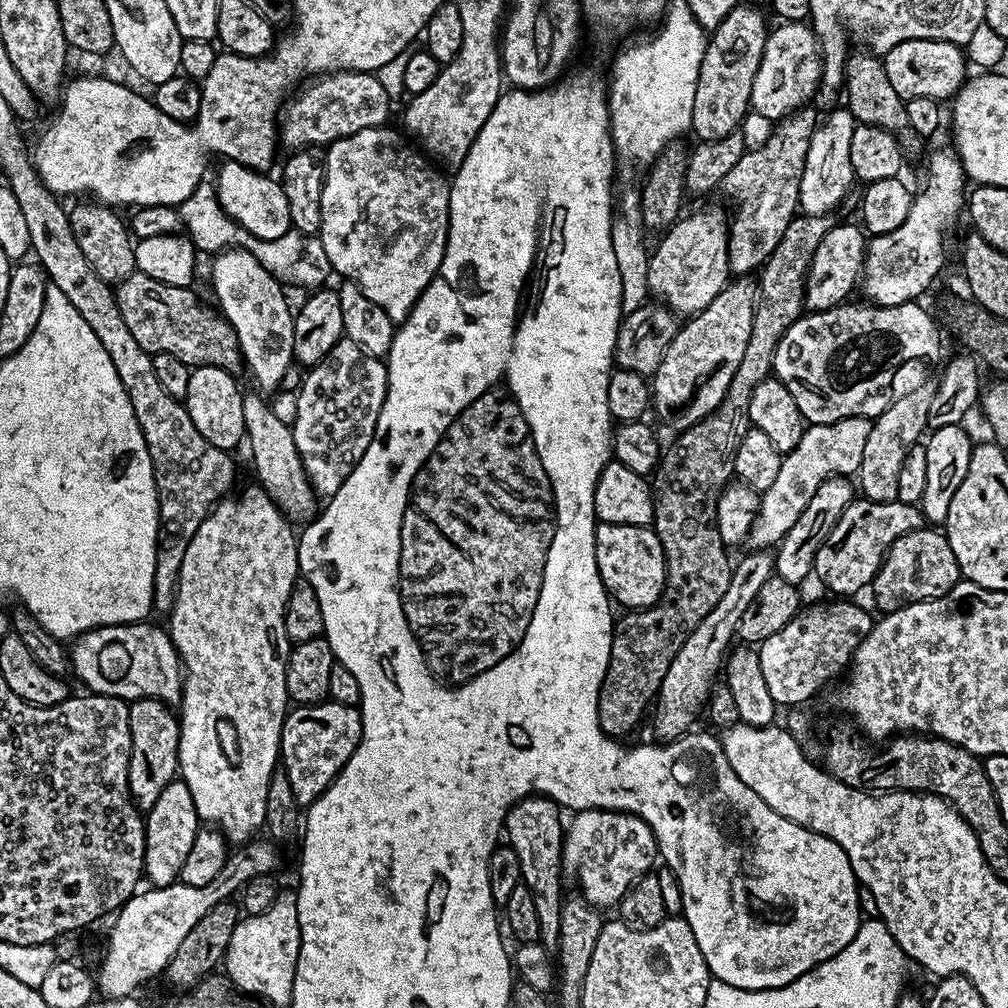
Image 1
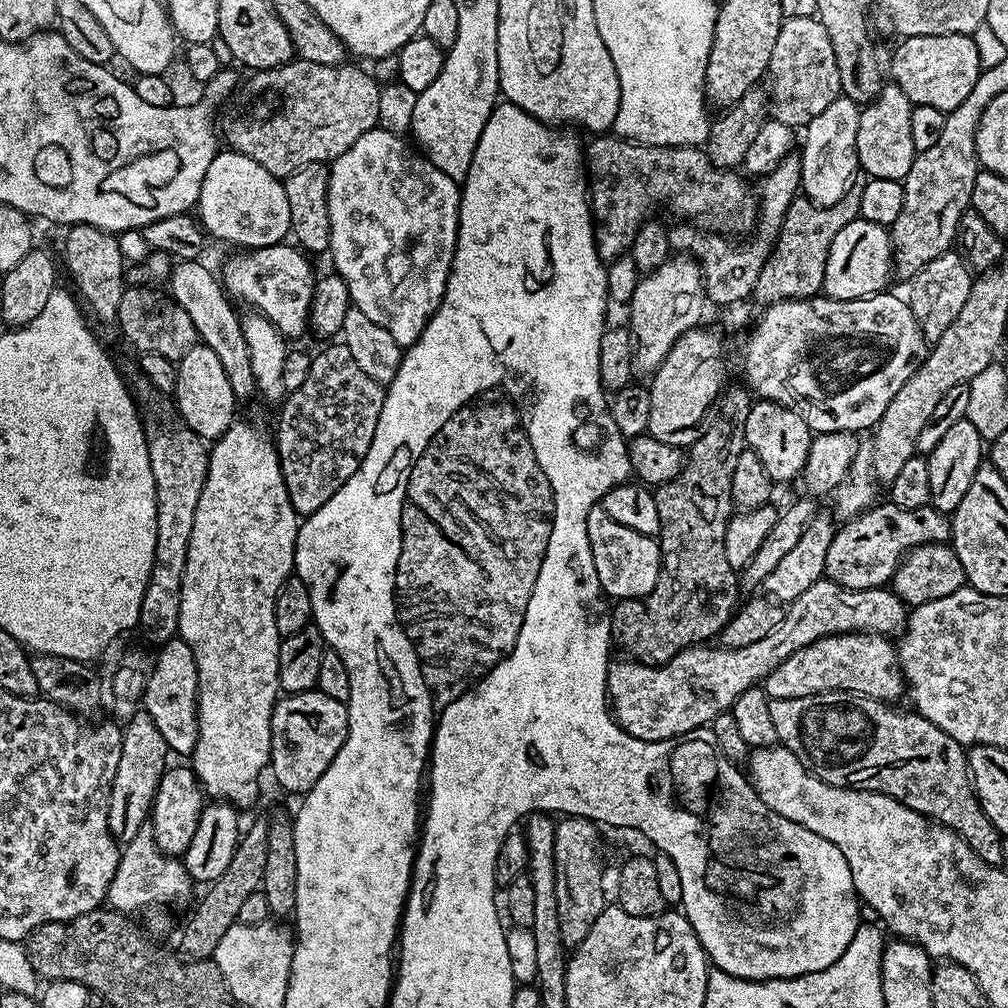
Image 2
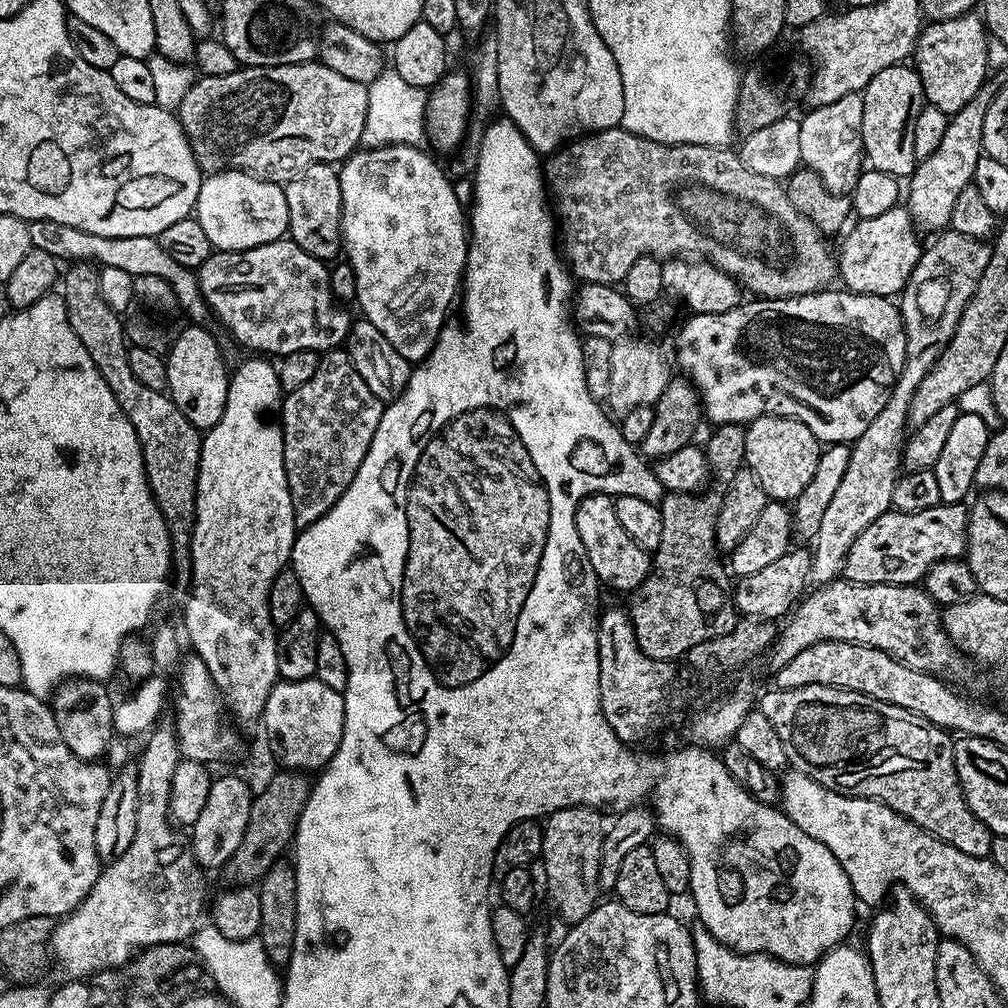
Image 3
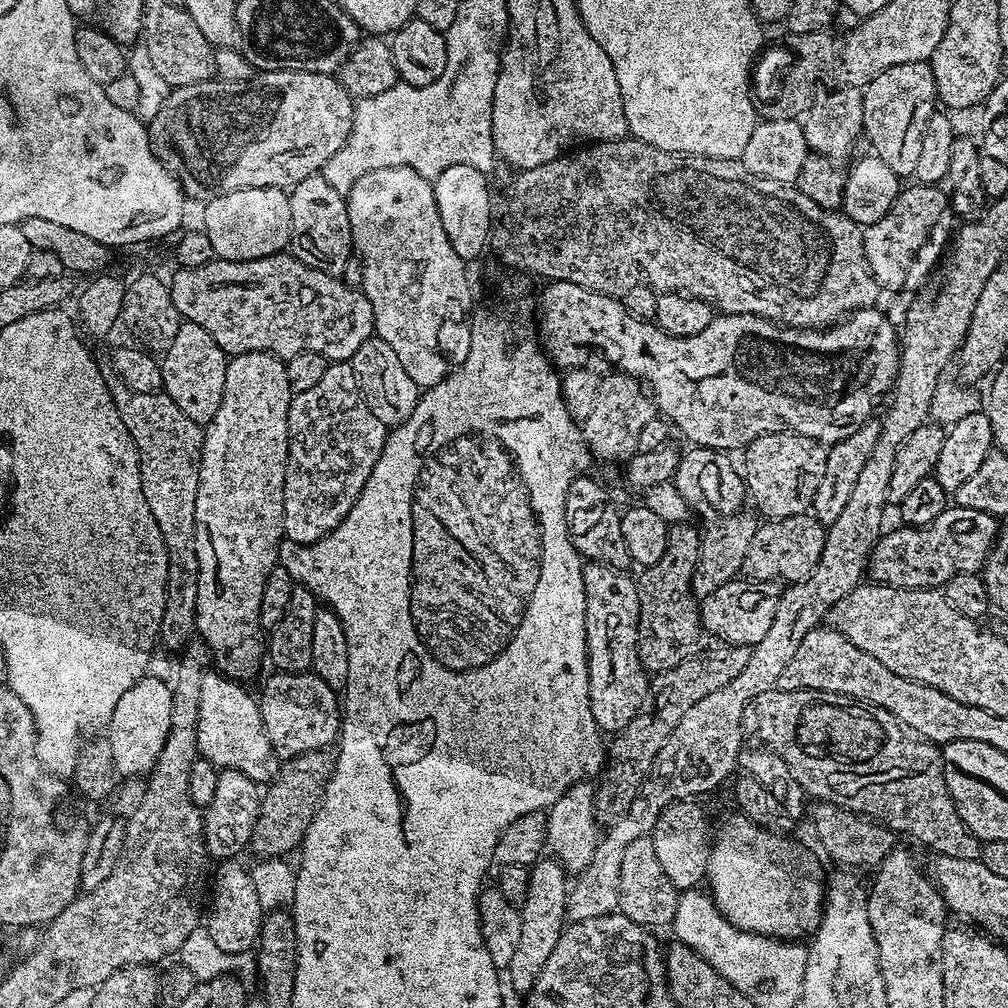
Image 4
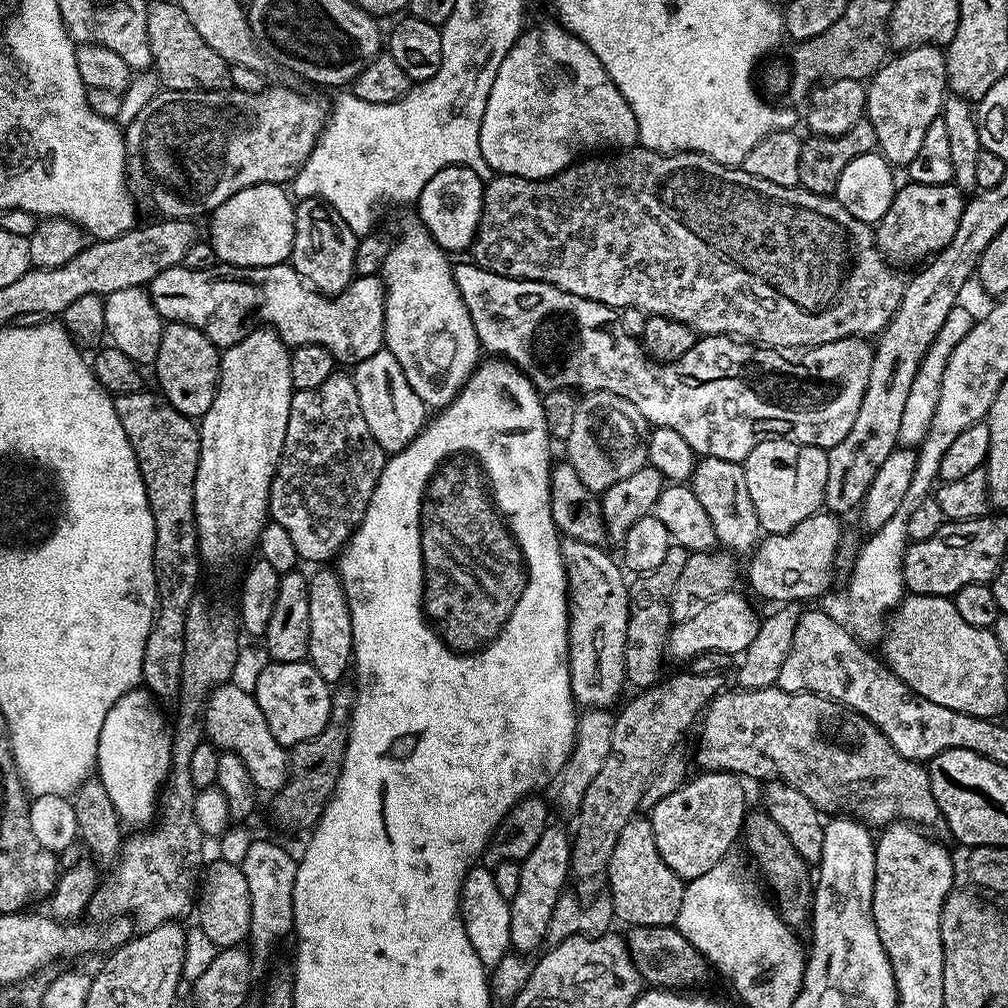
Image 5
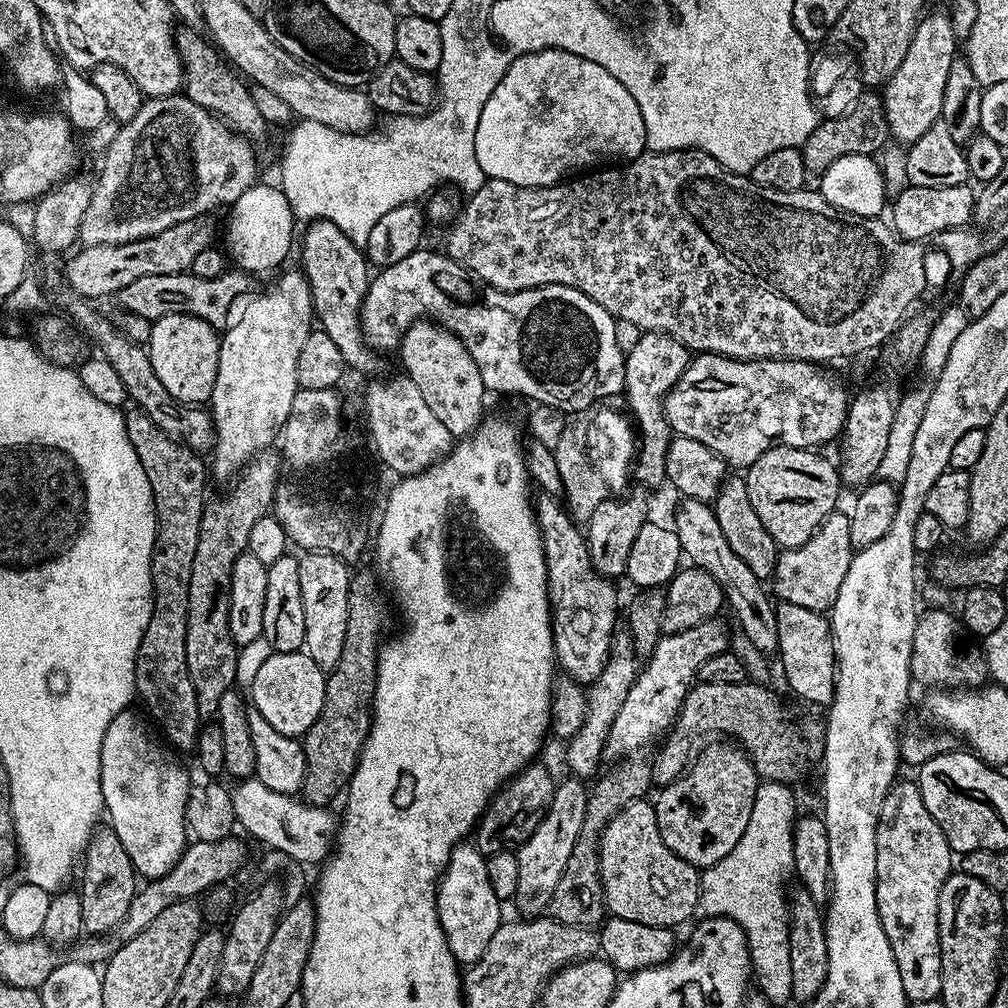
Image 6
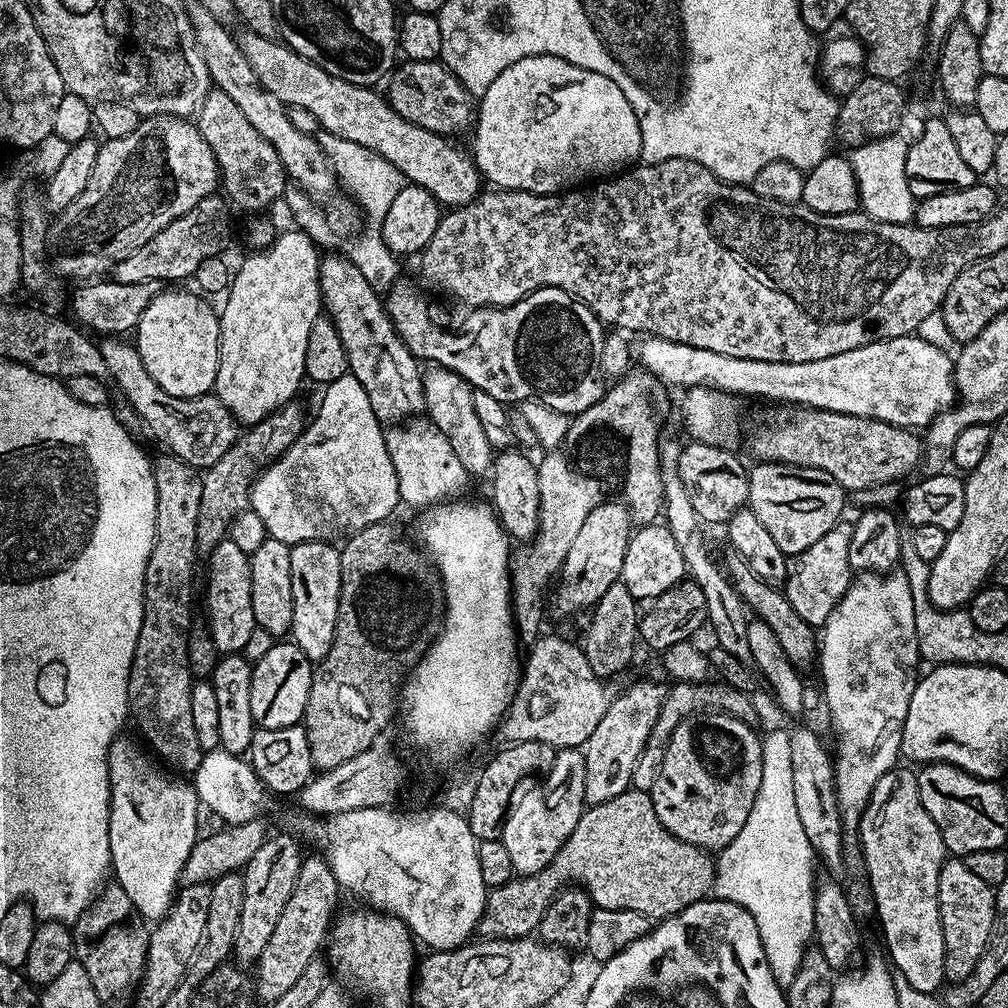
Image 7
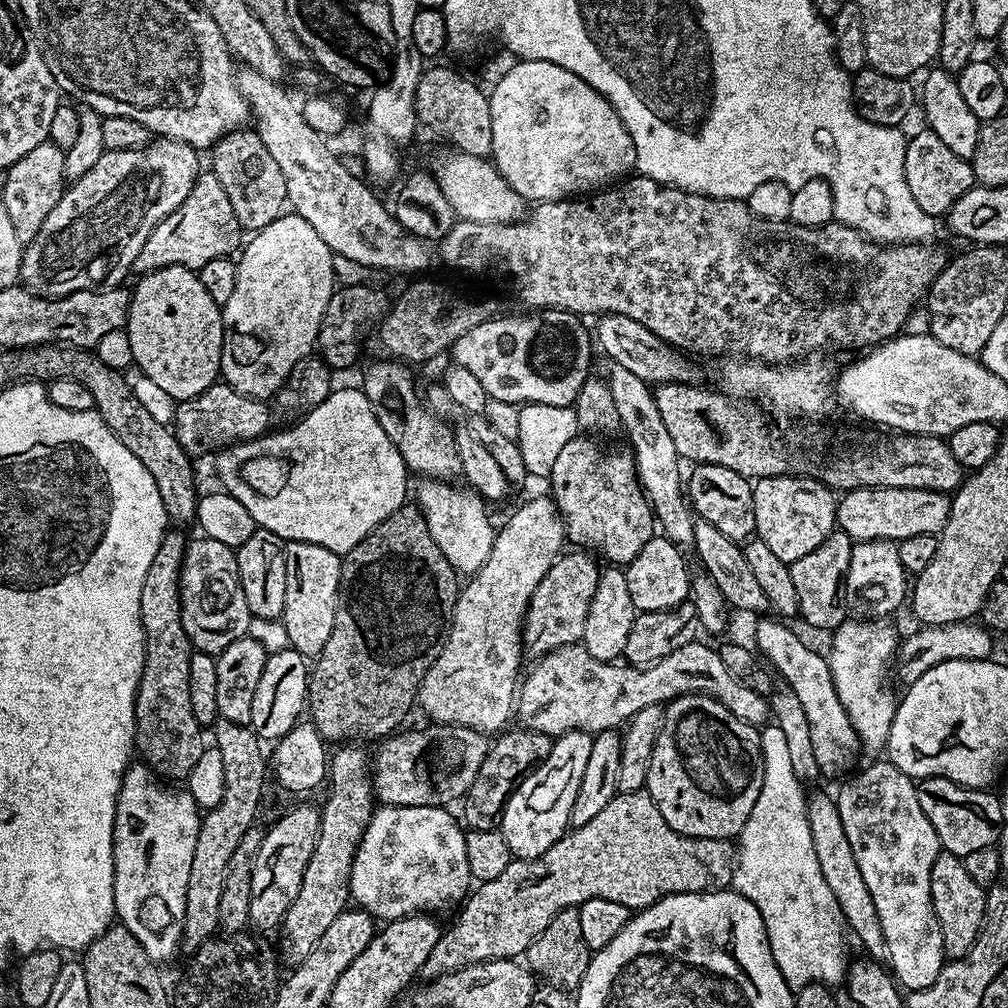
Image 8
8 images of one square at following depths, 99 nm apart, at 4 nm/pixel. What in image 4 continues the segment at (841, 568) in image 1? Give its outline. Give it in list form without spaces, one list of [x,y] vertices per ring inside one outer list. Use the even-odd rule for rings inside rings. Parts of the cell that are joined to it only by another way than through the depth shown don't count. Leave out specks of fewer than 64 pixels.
[[[950,506],[921,528],[896,526],[893,532],[885,531],[872,547],[872,553],[868,558],[867,571],[871,579],[877,584],[889,584],[895,588],[935,588],[939,589],[954,574],[966,574],[967,572],[979,573],[988,561],[988,554],[992,549],[992,543],[996,541],[998,531],[997,517],[986,514],[982,510],[970,510]]]

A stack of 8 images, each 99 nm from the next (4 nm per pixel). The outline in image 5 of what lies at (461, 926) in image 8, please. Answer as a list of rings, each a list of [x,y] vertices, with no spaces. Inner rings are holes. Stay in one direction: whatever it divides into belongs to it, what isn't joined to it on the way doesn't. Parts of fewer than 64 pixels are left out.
[[[633,818],[626,827],[622,830],[622,834],[618,834],[618,842],[614,846],[612,856],[608,860],[606,869],[606,877],[608,876],[607,891],[612,897],[612,911],[617,921],[625,920],[625,925],[635,926],[638,928],[666,928],[675,925],[678,918],[678,910],[682,910],[682,894],[684,893],[685,881],[678,878],[678,874],[674,874],[674,870],[670,870],[670,866],[666,866],[666,862],[662,862],[662,854],[658,854],[658,846],[654,846],[654,830],[652,829],[651,819]]]

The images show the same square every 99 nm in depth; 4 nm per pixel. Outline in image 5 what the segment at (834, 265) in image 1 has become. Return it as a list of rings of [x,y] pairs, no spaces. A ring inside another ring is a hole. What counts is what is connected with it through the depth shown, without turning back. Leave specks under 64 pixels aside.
[[[911,182],[897,187],[896,196],[890,202],[890,210],[875,225],[876,244],[889,261],[920,260],[931,258],[947,246],[958,230],[958,218],[966,203],[965,193],[955,184],[926,186]],[[924,256],[924,257],[923,257]]]

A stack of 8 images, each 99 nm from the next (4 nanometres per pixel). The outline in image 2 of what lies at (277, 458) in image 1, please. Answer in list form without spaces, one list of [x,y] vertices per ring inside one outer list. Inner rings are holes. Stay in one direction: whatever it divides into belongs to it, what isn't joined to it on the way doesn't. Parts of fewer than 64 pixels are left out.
[[[181,260],[173,263],[170,285],[171,299],[181,304],[190,314],[192,325],[196,327],[196,335],[222,361],[222,370],[226,370],[226,378],[230,382],[237,401],[244,402],[257,395],[254,372],[251,369],[250,352],[242,330],[241,317],[237,315],[233,301],[224,290],[224,285],[210,269],[200,260]]]

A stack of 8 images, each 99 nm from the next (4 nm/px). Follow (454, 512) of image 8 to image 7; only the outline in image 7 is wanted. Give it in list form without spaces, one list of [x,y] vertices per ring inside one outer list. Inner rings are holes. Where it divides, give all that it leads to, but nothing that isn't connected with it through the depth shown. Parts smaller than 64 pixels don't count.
[[[413,418],[389,427],[384,434],[386,450],[394,470],[398,474],[398,490],[401,501],[415,510],[427,510],[437,504],[443,504],[449,498],[456,498],[470,483],[467,470],[458,462],[450,442],[427,418]]]

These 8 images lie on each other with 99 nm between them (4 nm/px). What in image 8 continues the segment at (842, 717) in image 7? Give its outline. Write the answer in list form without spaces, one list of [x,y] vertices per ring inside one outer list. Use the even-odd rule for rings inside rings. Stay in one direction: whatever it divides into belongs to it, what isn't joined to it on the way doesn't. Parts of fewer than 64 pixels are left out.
[[[848,618],[831,636],[832,649],[826,652],[826,659],[834,678],[834,690],[838,690],[838,698],[858,734],[861,749],[865,753],[883,753],[898,703],[898,692],[888,681],[888,671],[893,671],[897,659],[896,632],[880,618]]]

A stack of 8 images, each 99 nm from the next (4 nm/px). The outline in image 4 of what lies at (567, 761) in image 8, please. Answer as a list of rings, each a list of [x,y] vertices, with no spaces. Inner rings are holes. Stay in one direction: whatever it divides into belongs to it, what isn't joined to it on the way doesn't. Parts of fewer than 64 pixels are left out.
[[[541,858],[531,865],[528,874],[528,889],[526,902],[518,907],[522,918],[520,941],[506,970],[506,984],[520,994],[527,994],[538,982],[538,974],[542,974],[542,966],[554,954],[554,946],[558,946],[558,938],[566,927],[566,898],[570,876],[564,867],[554,858]]]

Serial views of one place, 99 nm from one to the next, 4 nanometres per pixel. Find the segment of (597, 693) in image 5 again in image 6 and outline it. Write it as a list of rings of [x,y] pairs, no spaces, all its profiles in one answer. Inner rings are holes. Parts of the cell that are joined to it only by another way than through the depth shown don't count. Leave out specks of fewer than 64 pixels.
[[[539,493],[534,502],[534,519],[537,528],[540,529],[540,541],[544,547],[544,561],[546,562],[546,570],[548,571],[548,606],[552,609],[552,645],[556,651],[556,663],[559,665],[571,679],[575,680],[581,686],[590,686],[598,678],[598,674],[602,674],[602,670],[606,666],[608,661],[608,655],[612,649],[612,638],[618,631],[618,625],[616,625],[616,588],[611,579],[607,576],[601,576],[592,566],[592,559],[588,553],[588,543],[583,531],[580,532],[576,529],[576,524],[559,508],[559,501],[549,495],[548,493]]]

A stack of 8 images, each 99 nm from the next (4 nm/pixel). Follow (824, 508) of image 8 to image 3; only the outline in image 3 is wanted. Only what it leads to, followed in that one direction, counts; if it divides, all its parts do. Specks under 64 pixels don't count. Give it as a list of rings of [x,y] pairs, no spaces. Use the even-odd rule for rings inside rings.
[[[760,416],[744,428],[744,462],[747,471],[753,472],[762,490],[772,502],[795,502],[798,494],[806,490],[822,451],[817,440],[802,422],[789,416]]]

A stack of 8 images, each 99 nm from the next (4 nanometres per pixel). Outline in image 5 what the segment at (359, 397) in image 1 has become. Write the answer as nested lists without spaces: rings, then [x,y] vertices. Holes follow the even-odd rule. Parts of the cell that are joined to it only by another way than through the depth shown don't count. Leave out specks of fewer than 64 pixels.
[[[336,370],[316,389],[293,391],[284,452],[270,486],[268,510],[275,524],[290,534],[290,542],[301,561],[313,560],[316,566],[323,565],[320,564],[323,560],[332,555],[333,559],[348,543],[366,514],[366,506],[370,506],[370,494],[378,486],[385,459],[384,448],[378,446],[374,434],[370,434],[370,426],[366,426],[366,418],[362,418],[358,390],[351,375],[343,376]]]

